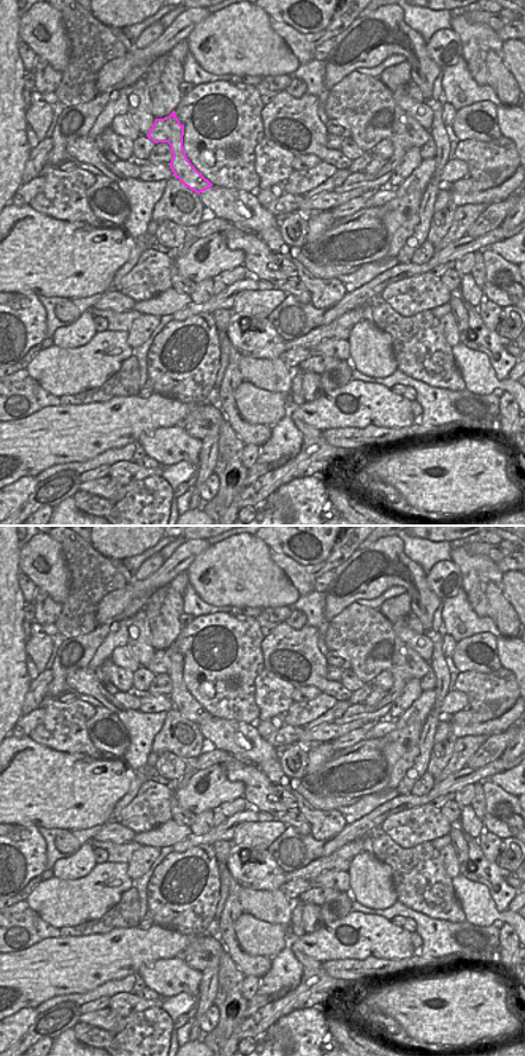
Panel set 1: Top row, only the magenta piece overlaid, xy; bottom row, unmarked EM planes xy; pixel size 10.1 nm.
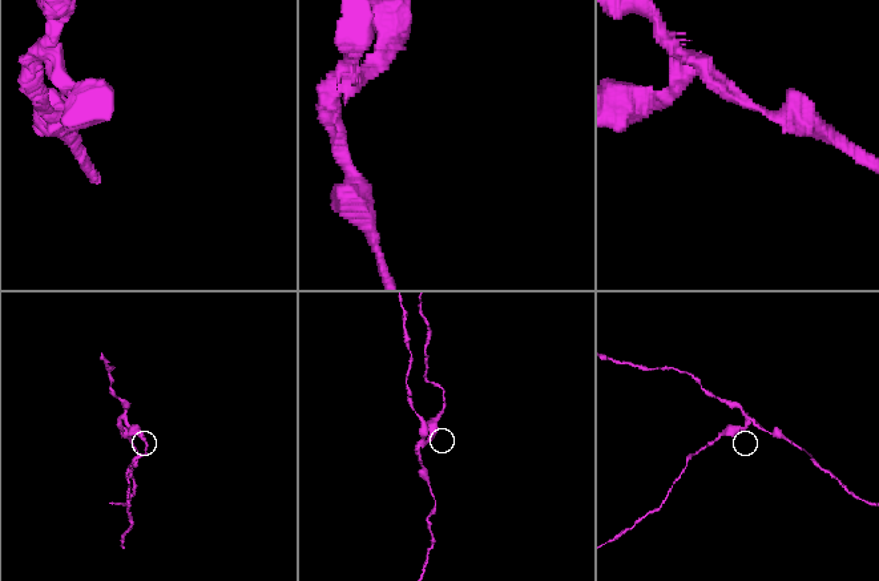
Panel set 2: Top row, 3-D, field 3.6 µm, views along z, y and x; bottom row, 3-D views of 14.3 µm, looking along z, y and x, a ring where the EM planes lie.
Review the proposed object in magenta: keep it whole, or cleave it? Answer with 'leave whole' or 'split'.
split

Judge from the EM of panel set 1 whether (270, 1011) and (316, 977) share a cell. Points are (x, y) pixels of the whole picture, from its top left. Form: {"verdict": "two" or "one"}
{"verdict": "one"}

